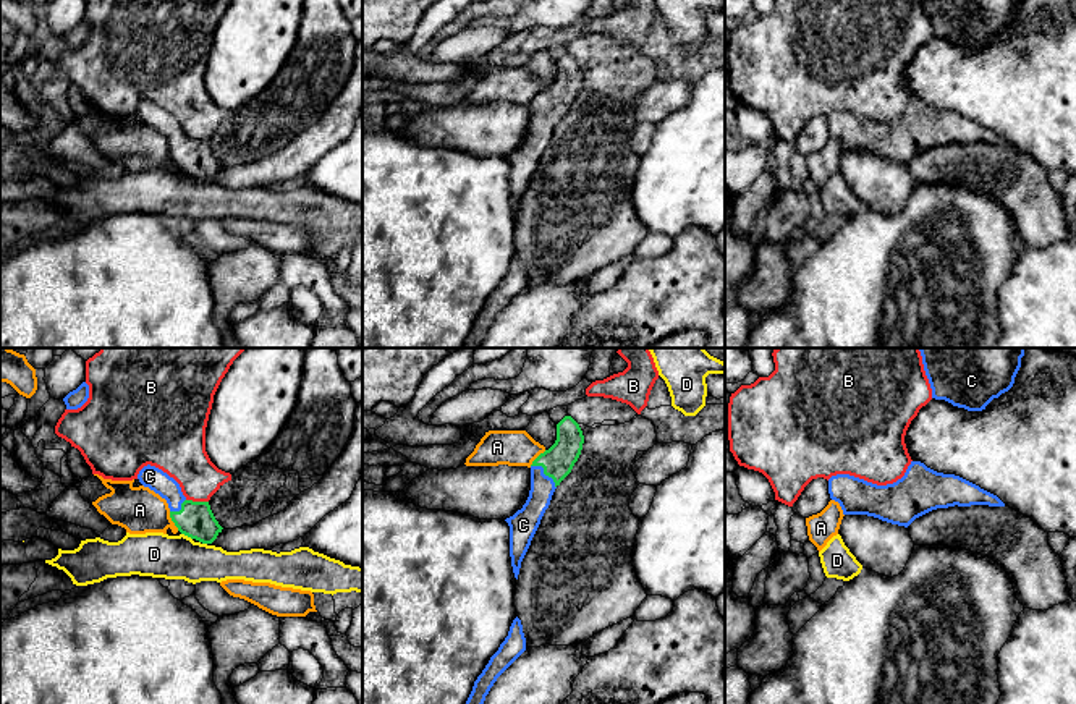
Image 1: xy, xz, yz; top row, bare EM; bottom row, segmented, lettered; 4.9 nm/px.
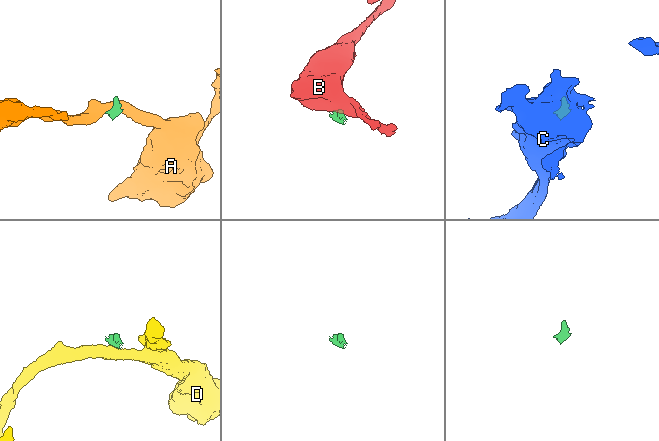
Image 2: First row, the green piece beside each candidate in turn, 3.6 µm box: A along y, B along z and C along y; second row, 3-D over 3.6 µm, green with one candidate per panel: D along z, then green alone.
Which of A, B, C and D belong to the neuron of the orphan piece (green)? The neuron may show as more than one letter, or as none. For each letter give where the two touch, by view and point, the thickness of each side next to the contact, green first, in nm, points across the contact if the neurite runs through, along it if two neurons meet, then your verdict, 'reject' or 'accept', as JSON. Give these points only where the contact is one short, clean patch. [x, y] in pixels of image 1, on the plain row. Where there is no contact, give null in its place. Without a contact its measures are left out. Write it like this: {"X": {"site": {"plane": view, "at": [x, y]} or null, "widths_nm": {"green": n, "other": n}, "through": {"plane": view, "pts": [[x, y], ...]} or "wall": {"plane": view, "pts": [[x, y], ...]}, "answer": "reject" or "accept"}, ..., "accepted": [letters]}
{"A": {"site": {"plane": "xy", "at": [173, 159]}, "widths_nm": {"green": 180, "other": 240}, "wall": {"plane": "xy", "pts": [[169, 149], [178, 167]]}, "answer": "reject"}, "B": {"site": {"plane": "xy", "at": [198, 139]}, "widths_nm": {"green": 180, "other": 240}, "wall": {"plane": "xy", "pts": [[186, 136], [207, 139]]}, "answer": "reject"}, "C": {"site": {"plane": "xz", "at": [544, 110]}, "widths_nm": {"green": 160, "other": 130}, "through": {"plane": "xz", "pts": [[559, 97], [544, 110], [539, 138], [526, 157]]}, "answer": "accept"}, "D": {"site": {"plane": "xy", "at": [186, 172]}, "widths_nm": {"green": 180, "other": 220}, "wall": {"plane": "xy", "pts": [[182, 170], [191, 177]]}, "answer": "reject"}, "accepted": ["C"]}

